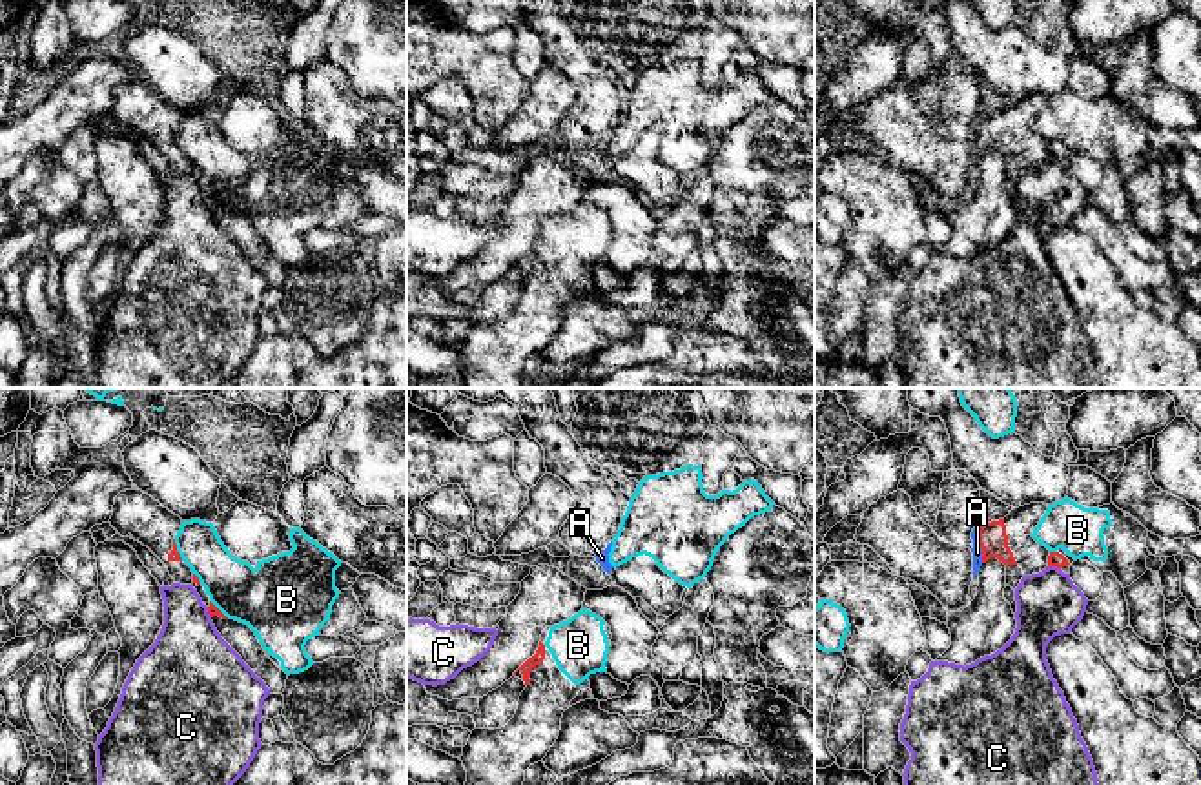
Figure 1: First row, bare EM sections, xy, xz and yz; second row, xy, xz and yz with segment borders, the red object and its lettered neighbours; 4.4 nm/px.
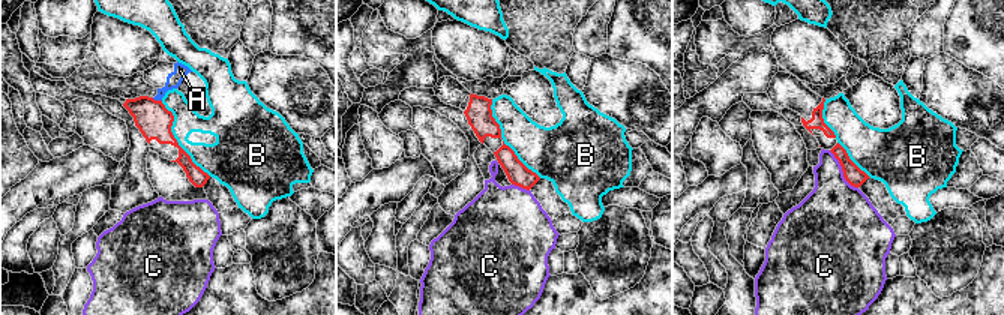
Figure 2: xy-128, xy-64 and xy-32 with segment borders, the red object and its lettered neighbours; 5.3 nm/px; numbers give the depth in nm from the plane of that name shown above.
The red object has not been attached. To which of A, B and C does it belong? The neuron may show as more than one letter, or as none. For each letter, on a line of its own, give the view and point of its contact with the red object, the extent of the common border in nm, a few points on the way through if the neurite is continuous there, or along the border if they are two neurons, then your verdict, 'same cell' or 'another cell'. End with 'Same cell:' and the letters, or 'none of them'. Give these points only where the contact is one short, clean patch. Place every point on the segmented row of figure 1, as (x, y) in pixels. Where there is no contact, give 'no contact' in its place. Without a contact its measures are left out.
A: yz (981, 547) | 150 nm | along yz (977, 530), (983, 561) | another cell
B: yz (1054, 552) | 30 nm | another cell
C: yz (1052, 565) | 60 nm | another cell
Same cell: none of them

